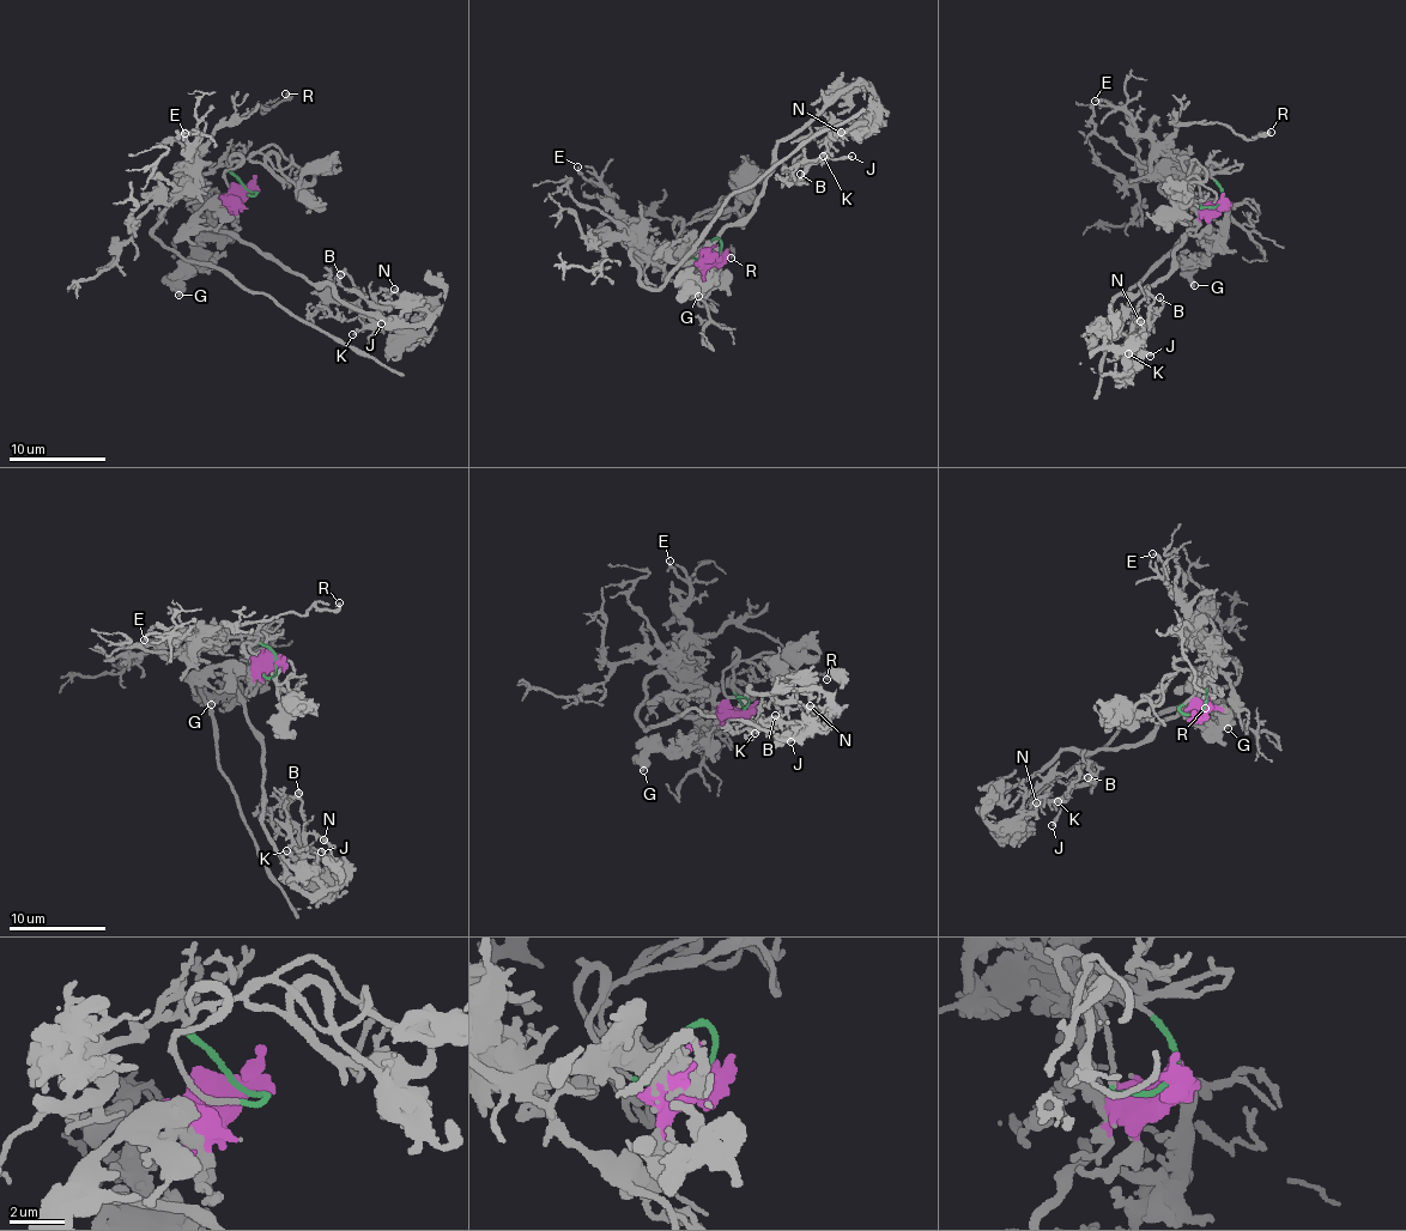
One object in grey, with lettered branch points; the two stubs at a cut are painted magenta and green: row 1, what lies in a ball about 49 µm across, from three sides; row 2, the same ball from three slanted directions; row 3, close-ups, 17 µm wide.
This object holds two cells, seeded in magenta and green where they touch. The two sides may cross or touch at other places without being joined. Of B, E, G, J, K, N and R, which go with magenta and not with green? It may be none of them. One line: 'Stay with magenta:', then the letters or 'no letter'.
Stay with magenta: B, G, J, K, N

